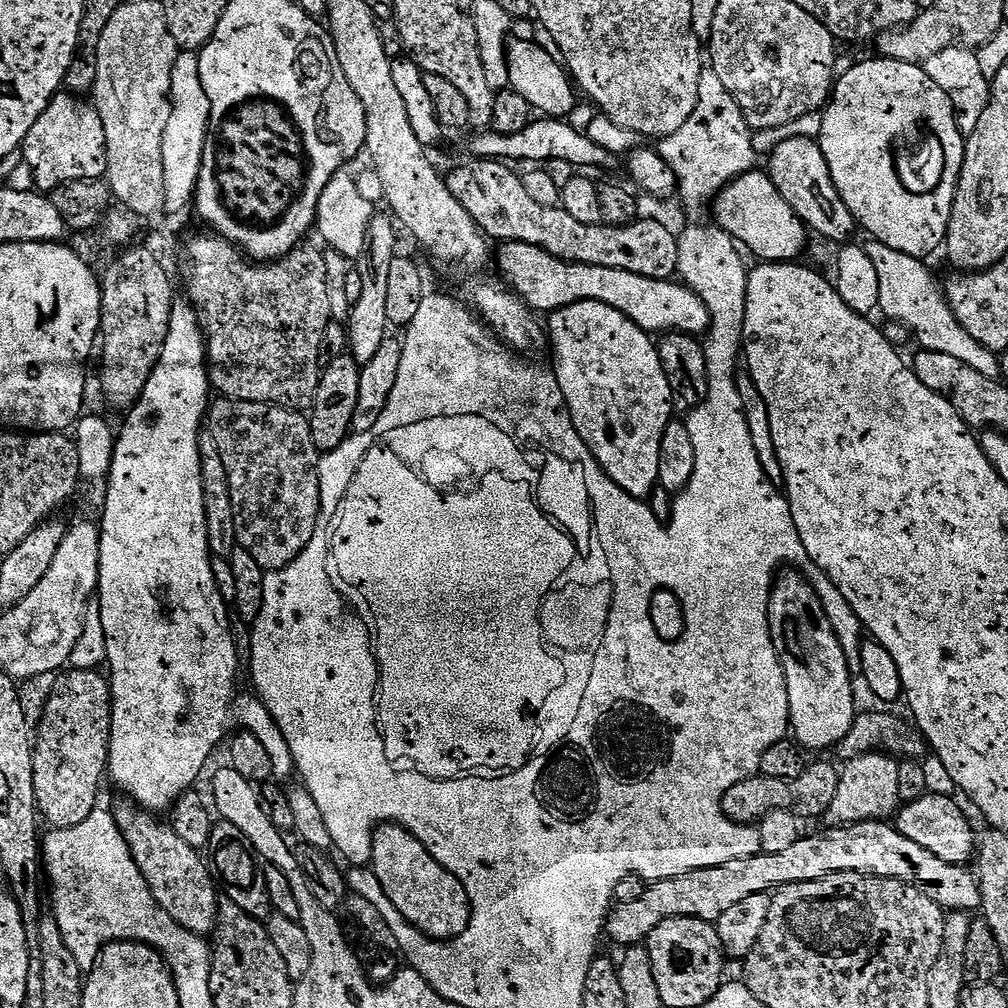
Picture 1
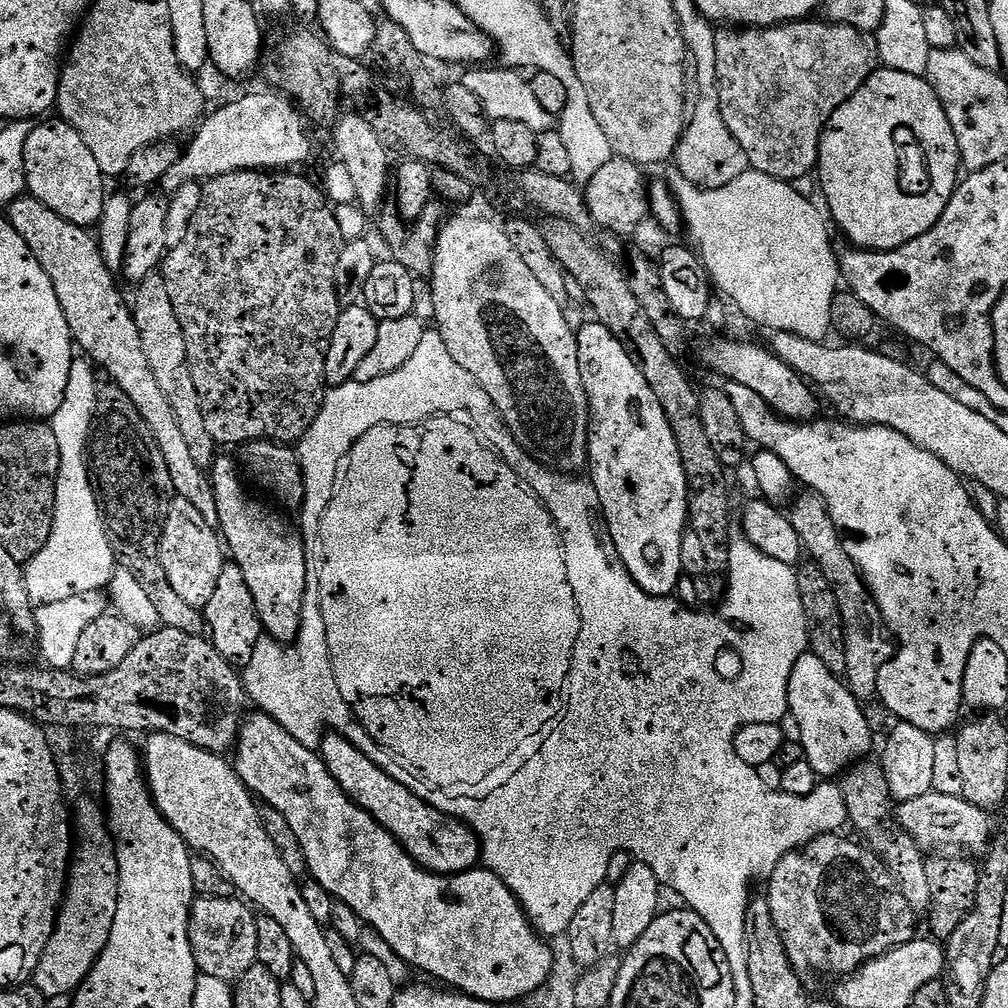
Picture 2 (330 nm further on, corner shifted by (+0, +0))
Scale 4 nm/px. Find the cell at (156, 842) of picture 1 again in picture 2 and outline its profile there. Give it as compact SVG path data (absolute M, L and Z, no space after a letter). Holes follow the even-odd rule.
M197 895L192 901L192 913L188 923L188 937L190 946L194 950L194 962L199 975L210 978L222 978L235 982L256 965L258 954L258 926L256 925L257 913L243 899L240 898L214 898L213 896Z

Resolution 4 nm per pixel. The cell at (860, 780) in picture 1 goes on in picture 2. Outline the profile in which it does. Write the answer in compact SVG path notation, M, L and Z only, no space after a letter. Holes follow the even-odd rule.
M801 491L792 501L787 517L794 526L794 531L797 532L805 553L818 565L822 574L826 574L826 582L830 582L838 598L838 610L842 610L842 626L846 634L844 676L848 689L861 702L875 700L878 690L878 670L883 666L889 652L887 646L884 645L886 625L879 608L872 601L872 593L868 585L864 583L864 577L861 576L858 566L854 566L850 554L846 554L846 546L841 542L840 533L832 524L826 502L817 492Z

